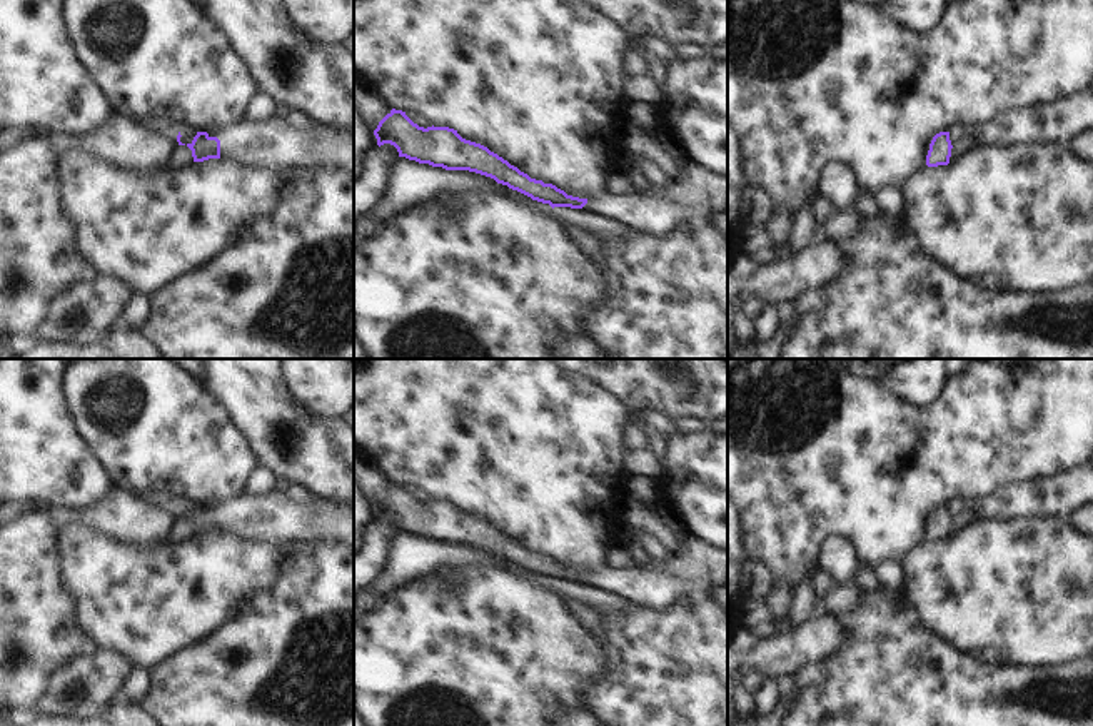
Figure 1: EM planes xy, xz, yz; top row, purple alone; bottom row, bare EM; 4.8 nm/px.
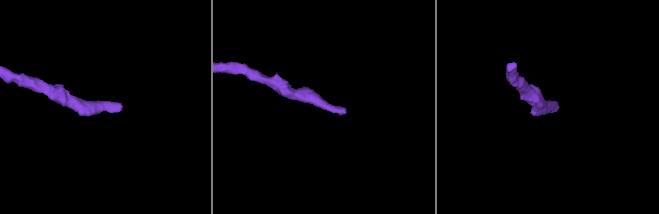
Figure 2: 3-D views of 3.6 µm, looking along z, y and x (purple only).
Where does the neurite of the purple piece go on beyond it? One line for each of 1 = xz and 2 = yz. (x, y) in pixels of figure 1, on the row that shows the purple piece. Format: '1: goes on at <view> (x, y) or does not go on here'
1: does not go on here
2: does not go on here

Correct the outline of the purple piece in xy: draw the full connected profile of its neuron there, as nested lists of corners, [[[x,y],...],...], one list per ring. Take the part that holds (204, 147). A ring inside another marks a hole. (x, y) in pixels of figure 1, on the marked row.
[[[197,132],[187,147],[192,150],[194,162],[220,159],[220,140],[217,137],[210,137],[207,132]]]

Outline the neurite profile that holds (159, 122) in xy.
[[[162,112],[155,115],[130,115],[130,117],[145,125],[147,129],[162,134],[169,139],[177,139],[180,132]]]

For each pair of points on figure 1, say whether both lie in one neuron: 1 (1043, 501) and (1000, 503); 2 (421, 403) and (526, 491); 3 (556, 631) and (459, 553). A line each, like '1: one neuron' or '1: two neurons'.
1: one neuron
2: one neuron
3: two neurons

